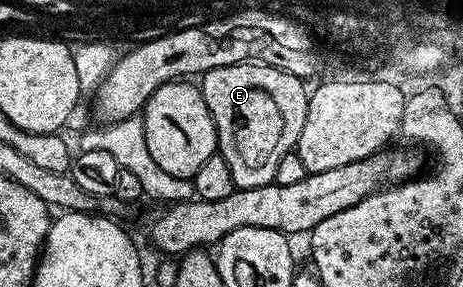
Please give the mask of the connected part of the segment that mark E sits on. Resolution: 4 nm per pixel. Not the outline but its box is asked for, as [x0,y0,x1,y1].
[201,61,308,189]

